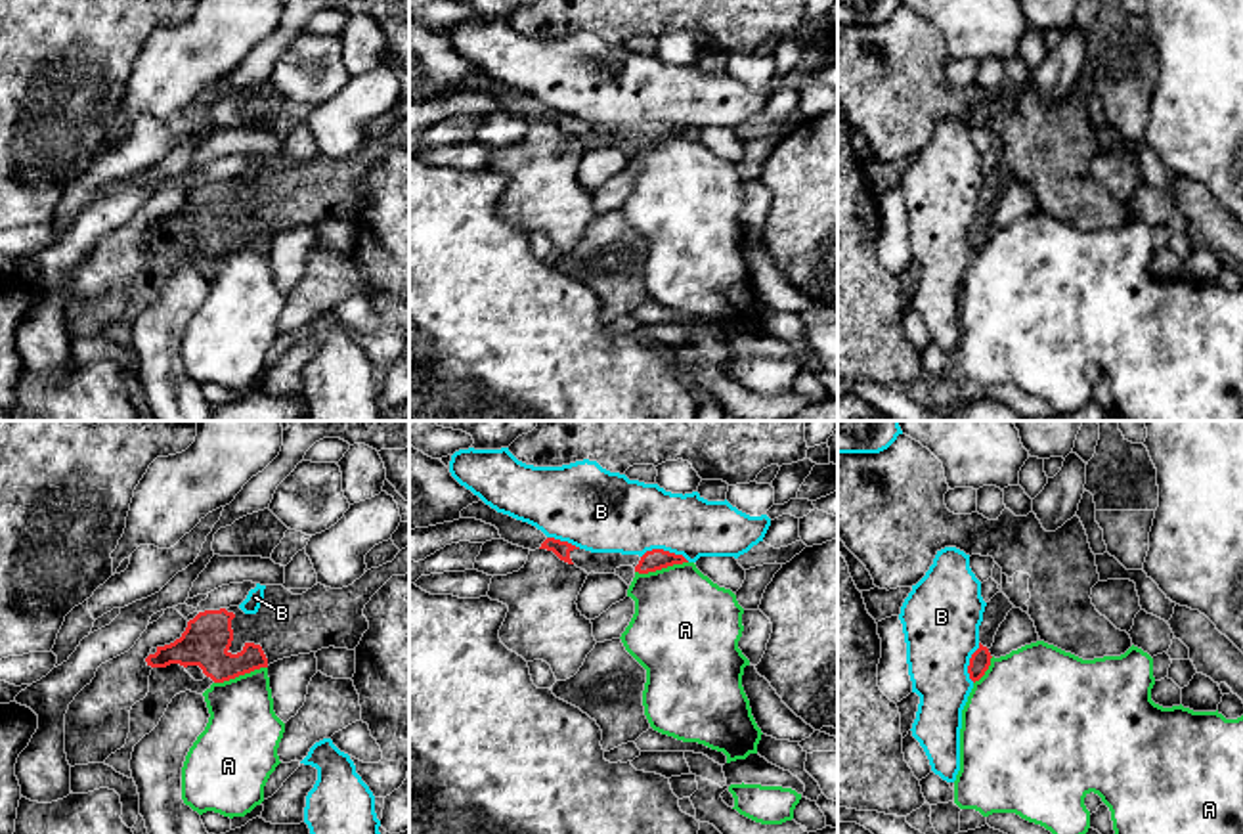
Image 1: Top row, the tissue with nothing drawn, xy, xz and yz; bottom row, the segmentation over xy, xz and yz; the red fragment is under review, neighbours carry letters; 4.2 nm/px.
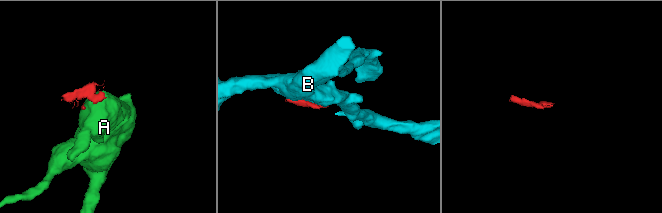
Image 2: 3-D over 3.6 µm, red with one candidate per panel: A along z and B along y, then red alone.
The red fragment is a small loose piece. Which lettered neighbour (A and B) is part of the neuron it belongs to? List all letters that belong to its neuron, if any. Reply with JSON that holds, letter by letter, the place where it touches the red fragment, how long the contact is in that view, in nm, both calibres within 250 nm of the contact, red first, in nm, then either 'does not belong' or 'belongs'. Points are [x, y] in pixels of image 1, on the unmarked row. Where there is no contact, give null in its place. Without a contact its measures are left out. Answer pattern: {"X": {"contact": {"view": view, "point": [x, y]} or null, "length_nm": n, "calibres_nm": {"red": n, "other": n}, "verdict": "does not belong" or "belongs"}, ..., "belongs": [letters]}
{"A": {"contact": {"view": "xy", "point": [239, 245]}, "length_nm": 240, "calibres_nm": {"red": 200, "other": 320}, "verdict": "does not belong"}, "B": {"contact": {"view": "xz", "point": [666, 123]}, "length_nm": 200, "calibres_nm": {"red": 90, "other": 320}, "verdict": "does not belong"}, "belongs": []}

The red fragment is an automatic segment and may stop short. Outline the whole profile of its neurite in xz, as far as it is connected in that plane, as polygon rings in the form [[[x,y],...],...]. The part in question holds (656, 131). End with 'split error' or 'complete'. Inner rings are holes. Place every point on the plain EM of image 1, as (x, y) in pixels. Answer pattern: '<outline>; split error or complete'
[[[484,73],[472,75],[461,82],[461,90],[476,90],[486,96],[491,96],[499,101],[501,111],[535,122],[547,121],[553,122],[560,132],[576,136],[587,145],[614,145],[620,138],[633,138],[639,145],[656,143],[673,136],[688,134],[683,126],[675,126],[664,121],[646,122],[639,126],[622,126],[622,124],[591,124],[579,121],[568,113],[547,109],[535,98],[516,92],[509,86],[497,84]]]; split error

